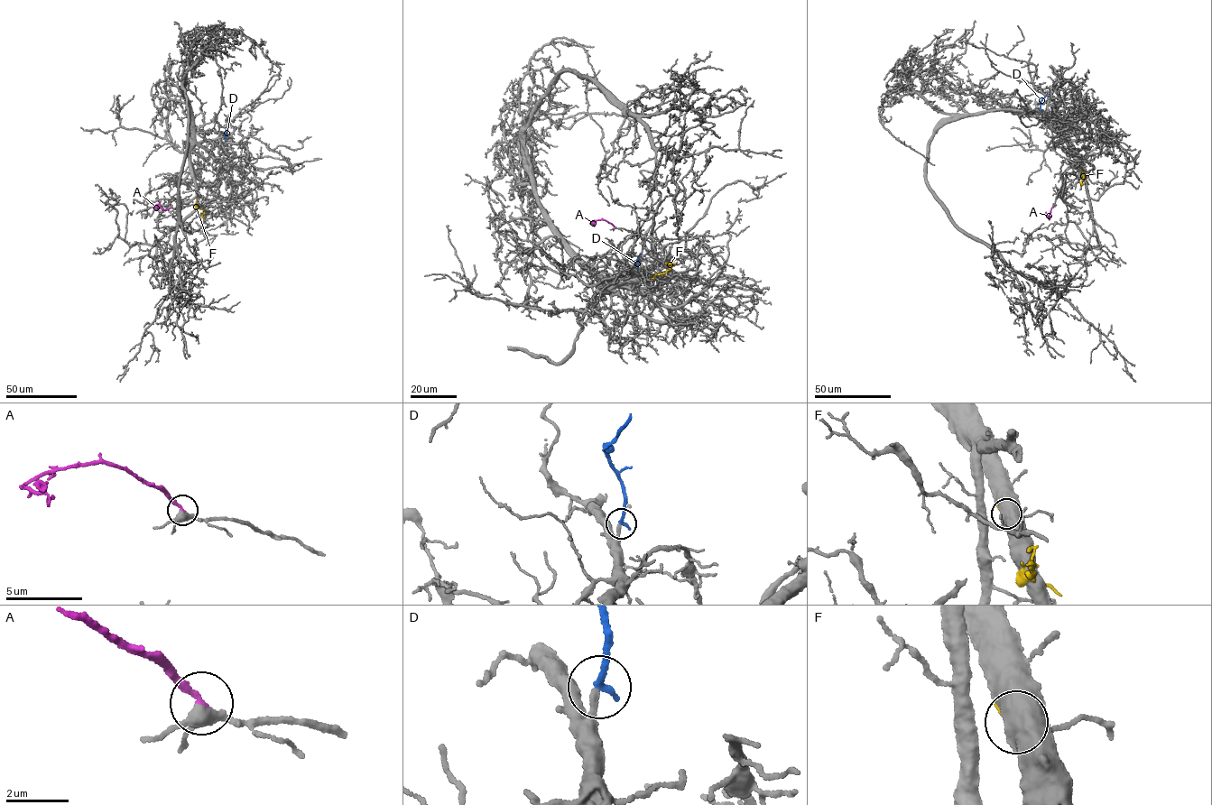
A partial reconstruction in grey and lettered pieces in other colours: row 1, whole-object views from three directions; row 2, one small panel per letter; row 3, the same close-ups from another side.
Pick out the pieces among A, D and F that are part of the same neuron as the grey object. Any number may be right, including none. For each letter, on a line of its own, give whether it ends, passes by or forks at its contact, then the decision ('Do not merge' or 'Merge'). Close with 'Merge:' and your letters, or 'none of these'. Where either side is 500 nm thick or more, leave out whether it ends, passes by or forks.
A: It ends there. Merge
D: It ends there. Merge
F: Do not merge
Merge: A, D

